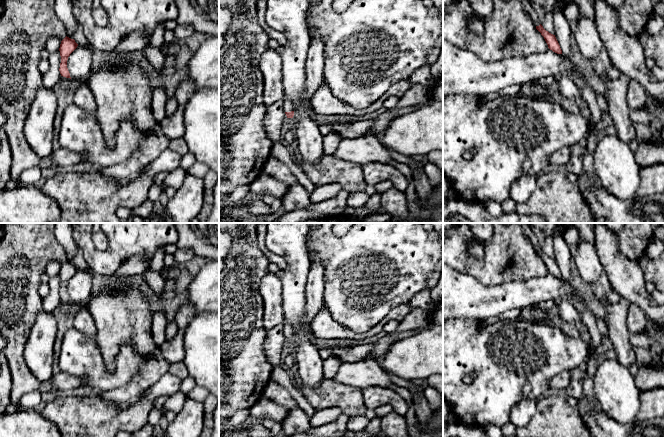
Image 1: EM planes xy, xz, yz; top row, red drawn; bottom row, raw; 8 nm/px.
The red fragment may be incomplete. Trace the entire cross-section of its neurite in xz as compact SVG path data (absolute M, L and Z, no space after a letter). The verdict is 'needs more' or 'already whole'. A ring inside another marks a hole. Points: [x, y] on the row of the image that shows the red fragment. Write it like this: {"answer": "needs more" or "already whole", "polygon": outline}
{"answer": "needs more", "polygon": "M283 97L283 101L284 101L283 110L287 118L293 118L295 105L293 104L292 100L288 97Z"}

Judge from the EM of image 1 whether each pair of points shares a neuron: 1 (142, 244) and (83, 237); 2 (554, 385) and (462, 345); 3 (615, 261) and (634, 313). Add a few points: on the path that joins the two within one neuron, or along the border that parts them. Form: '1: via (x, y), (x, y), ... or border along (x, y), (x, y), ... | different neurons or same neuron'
1: via (127, 244), (115, 255), (98, 255), (95, 252) | same neuron
2: border along (569, 370), (556, 374), (550, 380), (548, 390) | different neurons
3: border along (630, 303), (637, 306), (647, 318) | different neurons

